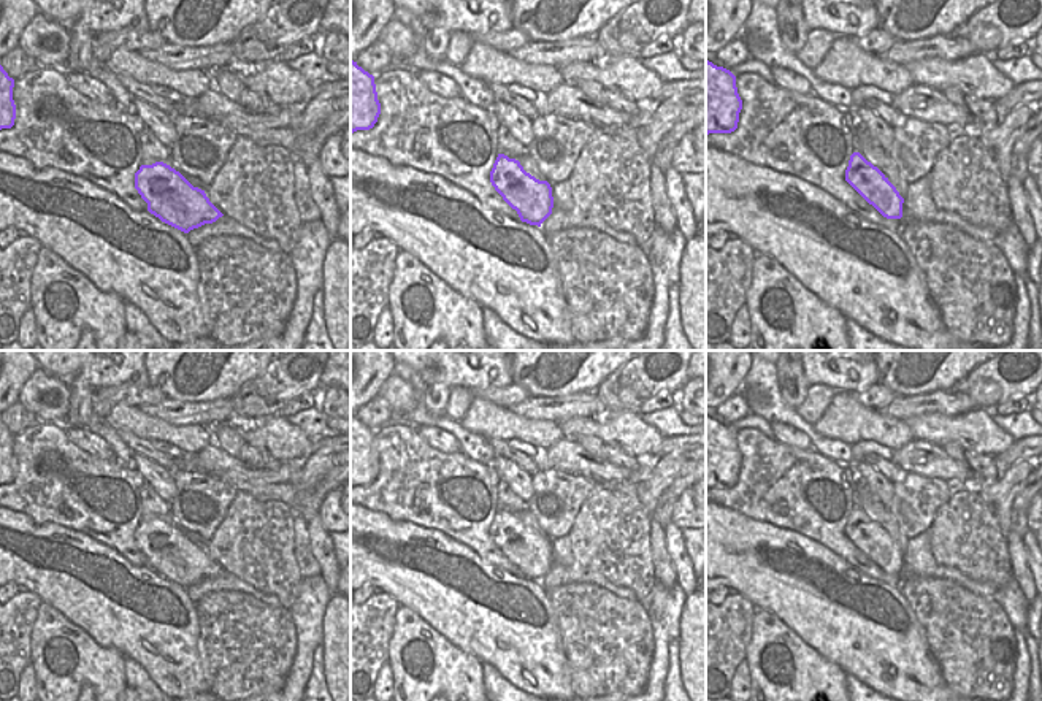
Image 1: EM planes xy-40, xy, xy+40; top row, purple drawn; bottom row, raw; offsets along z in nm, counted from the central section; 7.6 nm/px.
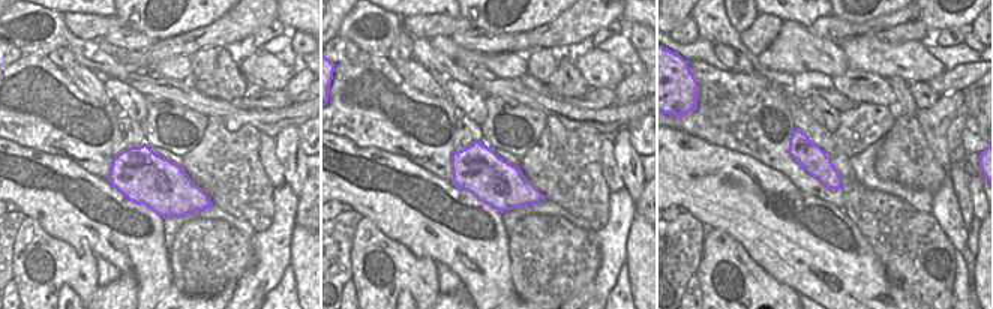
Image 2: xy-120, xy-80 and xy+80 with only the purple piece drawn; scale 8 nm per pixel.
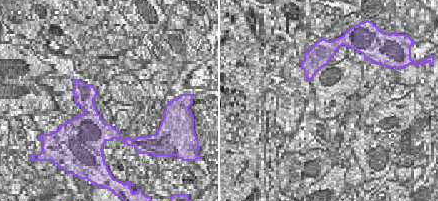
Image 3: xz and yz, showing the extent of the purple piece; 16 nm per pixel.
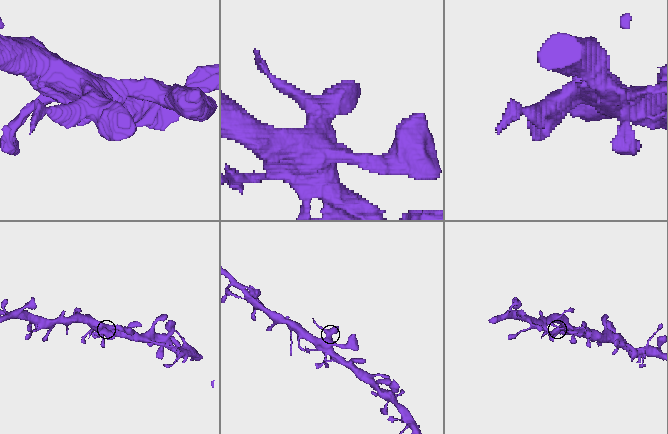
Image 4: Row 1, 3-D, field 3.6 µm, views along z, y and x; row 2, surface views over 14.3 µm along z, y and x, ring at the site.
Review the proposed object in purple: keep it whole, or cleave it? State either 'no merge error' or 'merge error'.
merge error

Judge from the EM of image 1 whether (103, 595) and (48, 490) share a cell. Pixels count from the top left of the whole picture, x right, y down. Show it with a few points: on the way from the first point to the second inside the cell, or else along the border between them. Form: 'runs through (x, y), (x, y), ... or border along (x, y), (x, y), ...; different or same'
border along (30, 519), (70, 527), (102, 543); different

